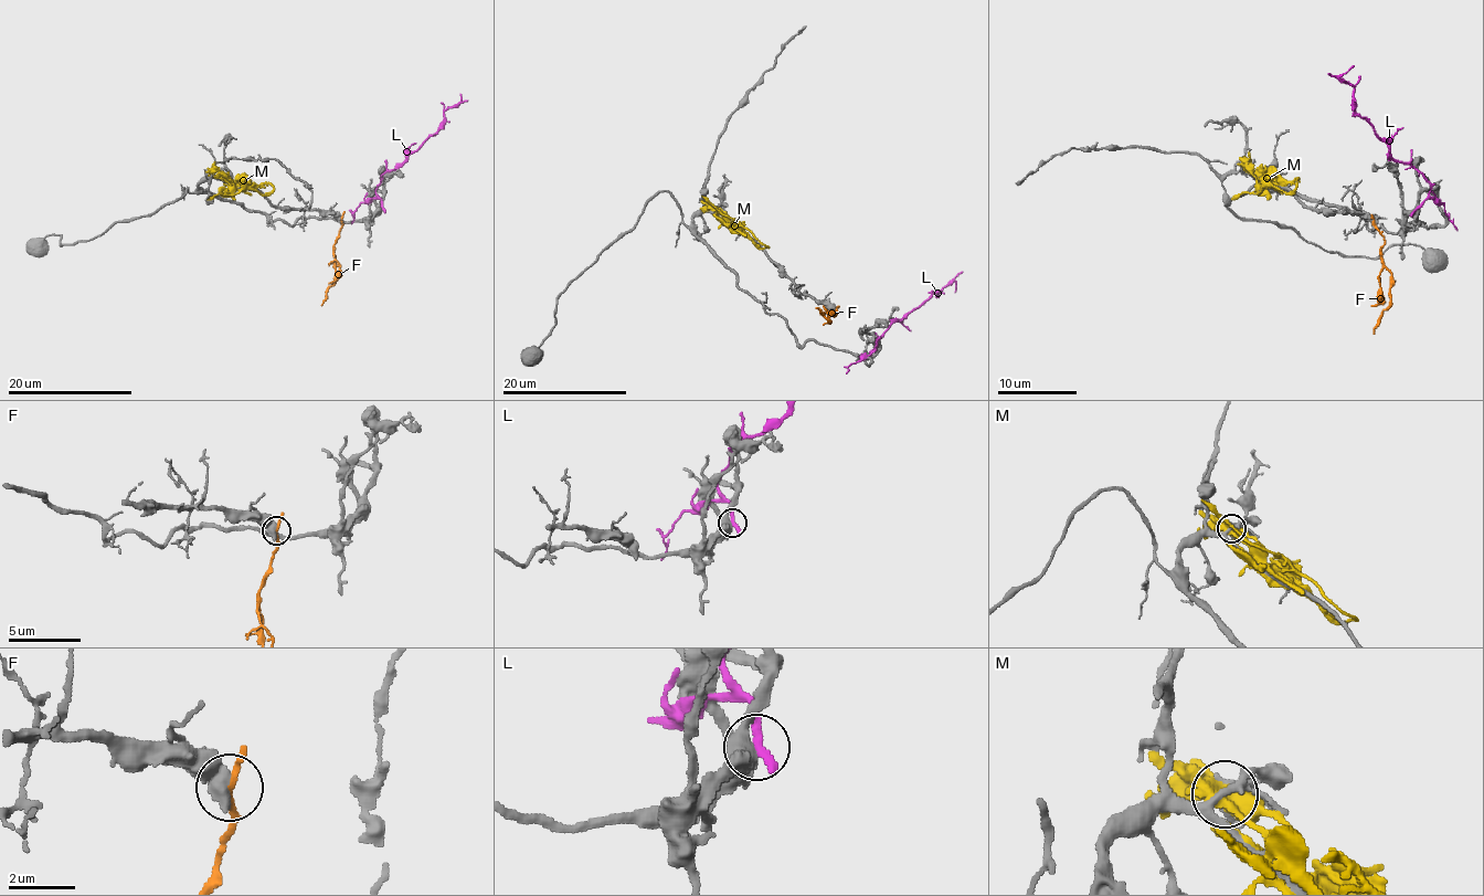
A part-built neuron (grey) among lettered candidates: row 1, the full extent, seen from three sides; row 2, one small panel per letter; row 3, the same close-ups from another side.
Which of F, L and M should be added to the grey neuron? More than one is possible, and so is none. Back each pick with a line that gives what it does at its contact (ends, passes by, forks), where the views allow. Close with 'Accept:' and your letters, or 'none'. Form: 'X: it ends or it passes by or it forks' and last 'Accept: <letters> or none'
Accept: none

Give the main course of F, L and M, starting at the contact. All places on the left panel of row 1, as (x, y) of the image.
F: (341, 219), (334, 251), (336, 282), (321, 305)
L: (382, 208), (375, 188), (383, 174), (394, 170), (437, 130), (444, 112), (459, 102), (459, 94)
M: (221, 172), (225, 180), (265, 182), (275, 189)

